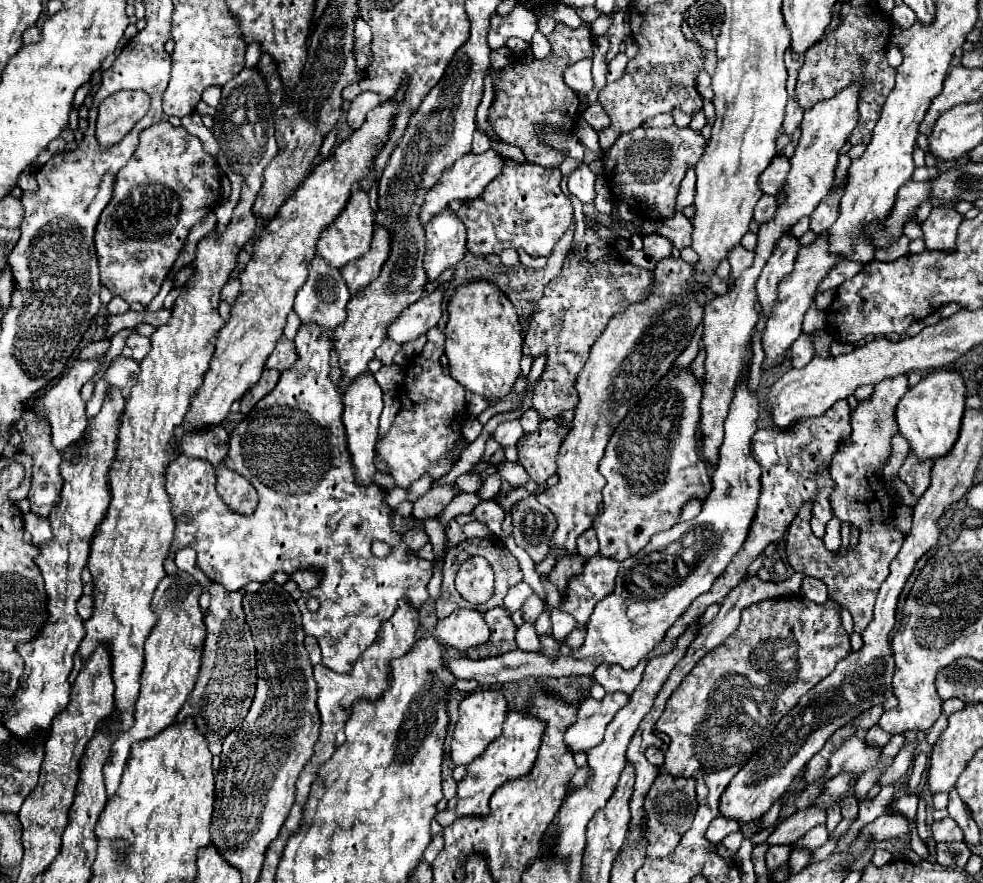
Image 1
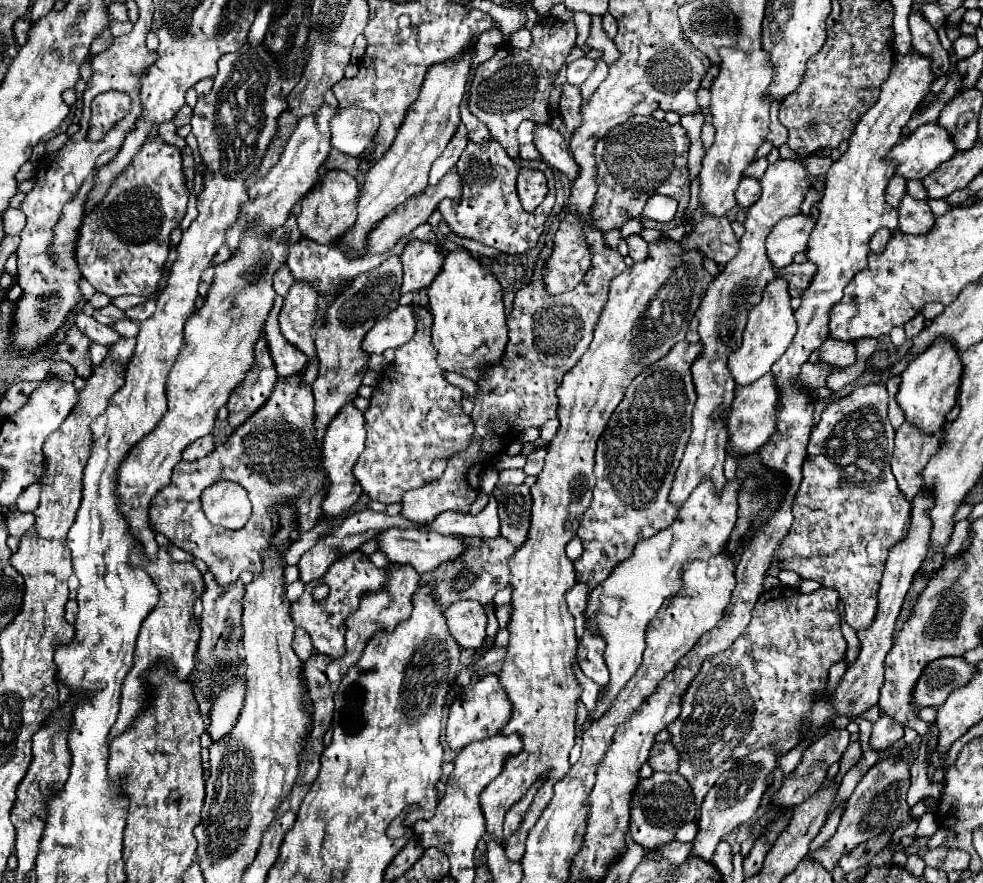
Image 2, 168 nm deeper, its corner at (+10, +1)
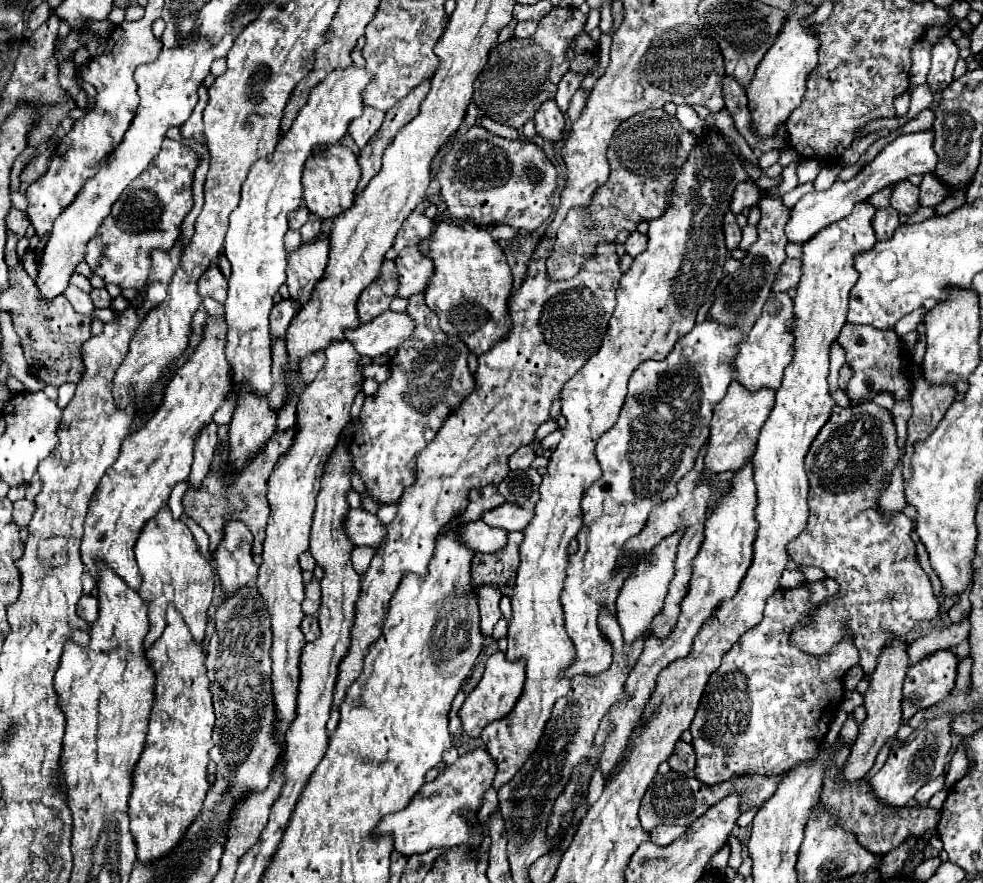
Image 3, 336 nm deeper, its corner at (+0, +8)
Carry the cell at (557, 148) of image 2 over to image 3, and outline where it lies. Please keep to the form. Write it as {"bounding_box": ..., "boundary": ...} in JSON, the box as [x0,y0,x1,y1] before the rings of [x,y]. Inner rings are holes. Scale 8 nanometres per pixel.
{"bounding_box":[534,100,566,142],"boundary":[[[554,100],[542,104],[538,114],[534,116],[534,124],[536,124],[536,132],[550,142],[560,142],[564,138],[566,118],[560,112],[560,108],[554,104]]]}

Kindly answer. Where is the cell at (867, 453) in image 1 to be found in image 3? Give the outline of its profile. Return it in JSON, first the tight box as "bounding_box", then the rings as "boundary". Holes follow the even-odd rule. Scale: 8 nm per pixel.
{"bounding_box":[788,400,938,676],"boundary":[[[868,400],[848,408],[836,406],[828,424],[818,432],[806,454],[806,474],[810,478],[810,516],[802,534],[788,544],[788,554],[798,566],[818,566],[826,572],[828,578],[834,578],[840,584],[840,596],[834,598],[834,604],[818,608],[818,612],[814,612],[814,620],[808,626],[794,628],[794,644],[798,644],[804,652],[826,654],[838,640],[842,640],[848,628],[854,636],[854,644],[860,652],[860,666],[866,676],[874,672],[888,632],[906,634],[916,622],[938,618],[938,602],[934,598],[932,584],[916,562],[916,548],[910,538],[912,520],[902,510],[888,512],[880,510],[878,506],[886,482],[898,462],[898,434],[888,408]]]}

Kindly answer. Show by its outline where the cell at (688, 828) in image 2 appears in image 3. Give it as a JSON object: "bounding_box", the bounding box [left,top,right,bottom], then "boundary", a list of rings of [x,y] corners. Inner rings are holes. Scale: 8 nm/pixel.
{"bounding_box":[650,826,688,846],"boundary":[[[670,826],[670,828],[658,828],[658,832],[650,832],[650,838],[652,838],[654,844],[668,846],[668,844],[672,844],[674,840],[682,838],[686,832],[688,832],[688,828],[682,828],[682,826]]]}

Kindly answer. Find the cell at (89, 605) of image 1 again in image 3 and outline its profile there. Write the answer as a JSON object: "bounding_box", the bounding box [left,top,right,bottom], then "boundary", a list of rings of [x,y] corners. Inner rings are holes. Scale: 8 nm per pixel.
{"bounding_box":[78,594,98,622],"boundary":[[[84,594],[78,602],[78,614],[86,620],[86,622],[94,622],[98,618],[98,602],[96,602],[96,596],[92,594]]]}

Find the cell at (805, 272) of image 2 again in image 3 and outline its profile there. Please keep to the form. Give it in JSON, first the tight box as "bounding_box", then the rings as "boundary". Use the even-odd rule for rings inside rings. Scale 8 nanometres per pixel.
{"bounding_box":[774,258,802,290],"boundary":[[[788,258],[782,268],[778,270],[778,280],[774,282],[774,290],[790,290],[798,288],[802,276],[802,260],[792,260]]]}

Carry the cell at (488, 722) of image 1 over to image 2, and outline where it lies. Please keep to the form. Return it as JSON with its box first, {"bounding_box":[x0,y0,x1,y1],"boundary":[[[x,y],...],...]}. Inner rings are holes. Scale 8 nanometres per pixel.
{"bounding_box":[446,675,512,751],"boundary":[[[484,675],[474,683],[474,687],[466,693],[462,693],[452,705],[448,713],[448,723],[446,723],[446,741],[450,749],[460,751],[472,741],[482,741],[486,737],[496,735],[510,719],[512,705],[504,695],[504,687],[500,687],[500,681],[496,675]]]}

